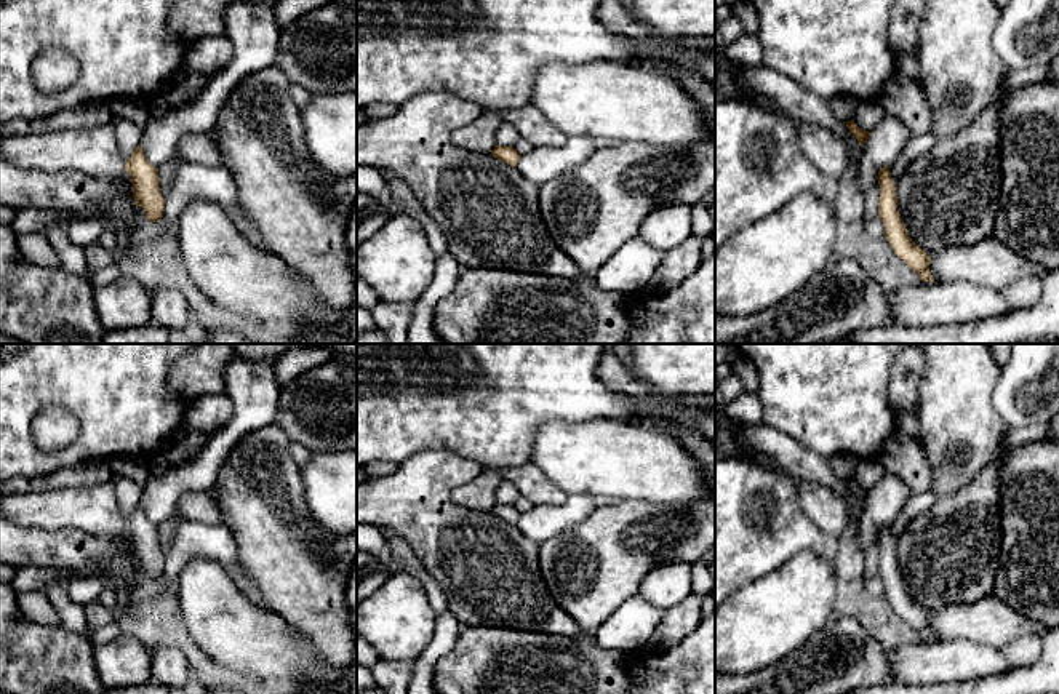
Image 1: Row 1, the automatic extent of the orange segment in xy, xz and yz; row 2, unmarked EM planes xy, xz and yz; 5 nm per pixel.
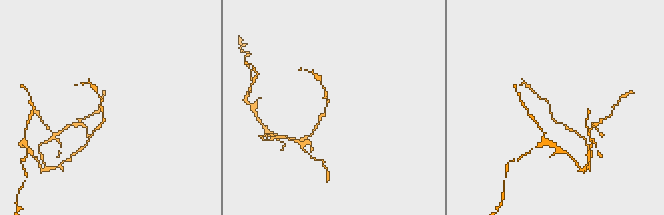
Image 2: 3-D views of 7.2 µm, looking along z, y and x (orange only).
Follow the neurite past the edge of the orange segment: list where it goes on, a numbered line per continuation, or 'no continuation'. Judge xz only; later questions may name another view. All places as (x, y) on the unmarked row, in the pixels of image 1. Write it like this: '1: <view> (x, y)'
1: xz (522, 504)

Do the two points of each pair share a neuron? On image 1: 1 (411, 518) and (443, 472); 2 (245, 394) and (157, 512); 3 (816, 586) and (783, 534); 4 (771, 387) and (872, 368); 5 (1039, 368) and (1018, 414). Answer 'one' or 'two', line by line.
1: one
2: one
3: two
4: one
5: one

